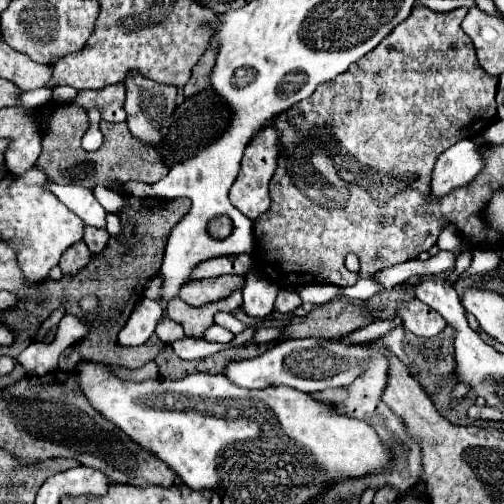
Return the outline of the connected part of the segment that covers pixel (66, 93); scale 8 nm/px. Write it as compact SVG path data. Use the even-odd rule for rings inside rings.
M55 87L53 89L53 99L59 101L59 103L71 103L75 93L77 93L77 89L73 89L73 87Z

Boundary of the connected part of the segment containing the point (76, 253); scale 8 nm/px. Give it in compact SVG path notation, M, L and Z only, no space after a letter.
M73 243L73 247L69 247L69 251L65 251L65 255L59 261L59 267L65 275L73 275L77 273L81 267L85 267L91 259L91 251L85 247L85 243Z

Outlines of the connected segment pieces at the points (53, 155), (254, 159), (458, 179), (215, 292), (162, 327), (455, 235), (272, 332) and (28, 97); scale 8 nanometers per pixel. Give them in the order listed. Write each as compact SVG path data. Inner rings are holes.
M61 105L53 111L49 119L47 133L41 141L41 155L37 159L37 165L47 173L49 181L53 183L75 183L83 187L95 187L95 185L107 185L111 181L143 181L143 183L157 183L163 179L169 169L161 163L161 159L155 159L155 149L141 139L137 139L127 123L107 123L101 121L101 133L105 135L105 141L101 149L87 153L81 147L81 137L87 129L87 113L79 105Z
M265 127L261 129L253 139L251 143L247 145L245 149L245 155L243 155L243 161L241 161L241 171L239 171L239 177L235 179L233 187L231 187L231 193L229 193L229 199L231 203L243 213L247 215L251 221L255 221L261 213L265 213L269 209L269 189L267 189L267 183L269 179L273 177L273 171L277 167L277 131L275 127Z
M471 139L457 141L453 147L439 155L433 169L429 197L437 201L445 197L451 189L467 185L481 171L481 167L483 159L475 143Z
M219 275L217 279L215 277L193 279L181 287L179 297L193 307L201 307L205 303L225 299L231 291L235 291L237 287L243 287L243 283L245 283L245 277L241 275Z
M163 317L163 319L157 323L155 333L157 333L157 337L159 337L163 343L173 343L173 341L185 337L181 325L175 323L175 321L171 321L169 317Z
M445 223L441 233L439 233L439 239L437 240L437 246L440 250L451 251L456 255L459 255L459 249L448 249L455 247L459 243L459 233L453 223Z
M257 327L253 341L255 343L267 343L267 341L279 339L279 335L281 335L281 329L277 329L277 327Z
M43 87L43 89L33 89L33 91L21 91L19 93L19 101L17 105L19 107L41 107L41 105L47 105L52 99L52 90Z

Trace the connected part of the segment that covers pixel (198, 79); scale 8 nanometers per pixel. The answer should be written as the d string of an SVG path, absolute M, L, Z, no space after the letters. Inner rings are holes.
M211 47L197 61L197 65L193 67L191 79L185 85L185 97L195 95L195 93L199 93L199 91L203 91L205 87L211 85L211 71L215 67L215 57L217 57L217 47Z

